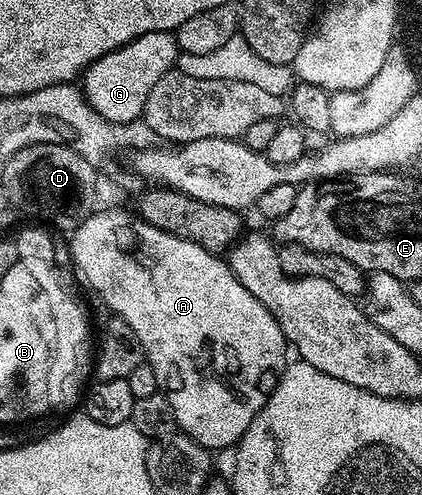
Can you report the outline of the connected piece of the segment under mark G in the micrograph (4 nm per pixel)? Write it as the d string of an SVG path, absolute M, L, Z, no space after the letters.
M172 32L148 33L137 37L89 65L83 74L83 96L92 109L103 115L103 119L120 125L138 120L144 114L151 87L155 87L163 75L174 69L178 56L177 39Z

